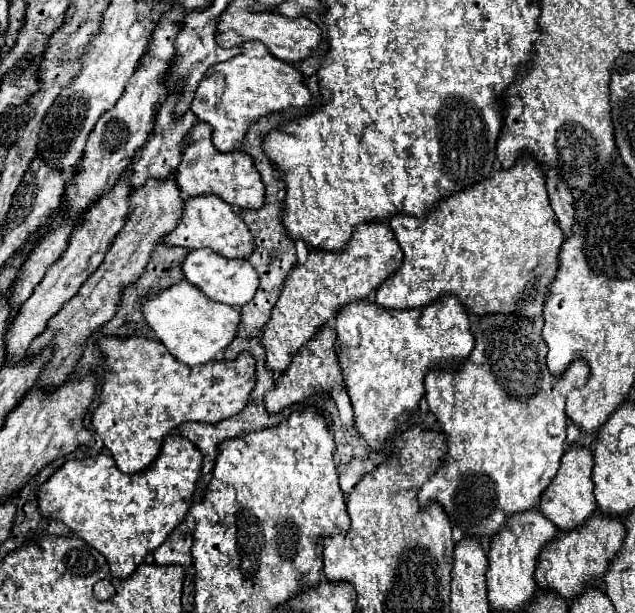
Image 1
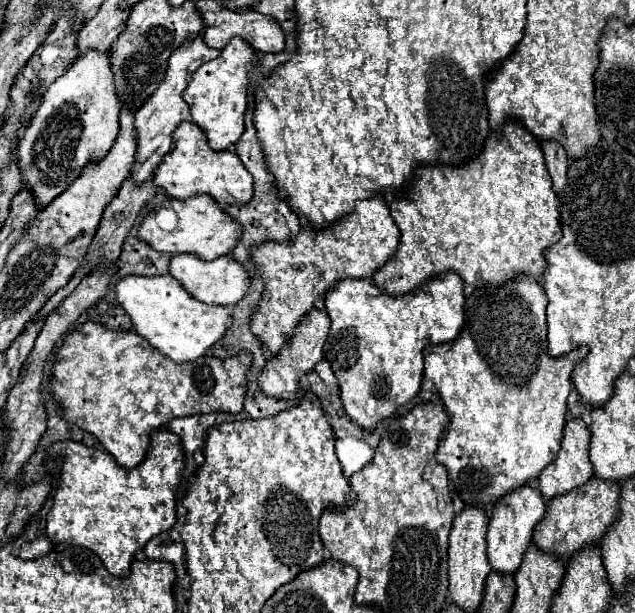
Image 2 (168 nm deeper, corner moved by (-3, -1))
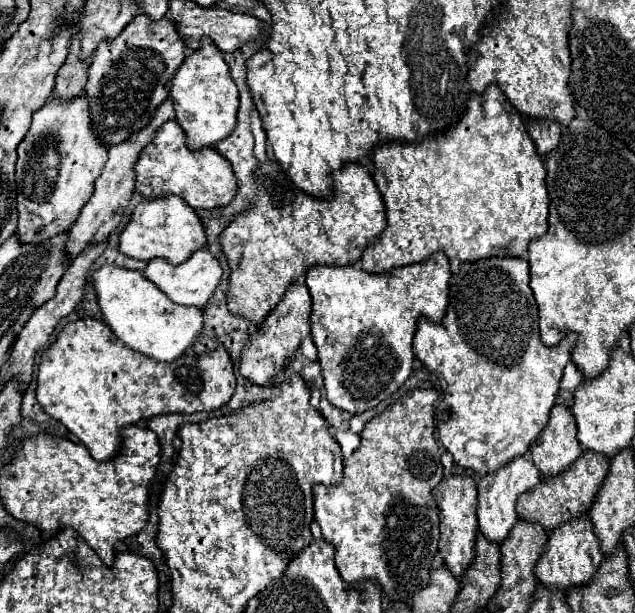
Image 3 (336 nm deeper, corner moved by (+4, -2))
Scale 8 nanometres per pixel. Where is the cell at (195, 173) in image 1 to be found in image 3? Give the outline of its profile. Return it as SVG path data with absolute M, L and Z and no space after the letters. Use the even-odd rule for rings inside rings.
M168 121L164 127L160 127L156 139L144 147L144 153L140 153L140 159L136 161L136 191L146 199L174 193L194 209L214 209L232 201L236 193L236 177L230 163L212 147L190 151L180 125L176 121Z

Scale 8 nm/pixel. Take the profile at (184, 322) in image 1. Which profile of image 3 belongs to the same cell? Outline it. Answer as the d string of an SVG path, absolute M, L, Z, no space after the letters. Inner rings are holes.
M104 265L92 273L96 299L104 321L114 335L130 349L156 359L174 361L184 355L198 339L204 319L196 307L172 303L156 285L152 285L140 271L130 271L118 265Z

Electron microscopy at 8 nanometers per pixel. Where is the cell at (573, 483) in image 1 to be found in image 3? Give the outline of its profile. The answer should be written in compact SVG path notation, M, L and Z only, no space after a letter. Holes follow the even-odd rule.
M554 405L548 427L530 447L530 457L542 477L552 477L568 469L582 453L576 439L576 421L566 405Z

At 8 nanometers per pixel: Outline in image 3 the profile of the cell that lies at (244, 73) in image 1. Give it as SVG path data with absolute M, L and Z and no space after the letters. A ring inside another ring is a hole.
M204 37L200 49L184 59L170 79L170 99L176 111L176 121L186 135L188 149L196 151L200 147L216 145L220 139L228 137L236 127L238 111L238 89L230 77L228 65L224 63L224 53L214 47L214 43Z

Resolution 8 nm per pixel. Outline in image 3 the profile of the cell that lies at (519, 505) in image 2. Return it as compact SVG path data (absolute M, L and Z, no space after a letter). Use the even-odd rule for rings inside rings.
M522 455L520 459L512 459L508 467L500 467L500 471L494 471L492 475L484 475L484 479L478 479L478 527L484 537L488 537L494 543L500 543L508 537L510 529L518 521L516 513L516 499L520 493L530 491L540 483L540 473L536 471L536 465L528 455Z

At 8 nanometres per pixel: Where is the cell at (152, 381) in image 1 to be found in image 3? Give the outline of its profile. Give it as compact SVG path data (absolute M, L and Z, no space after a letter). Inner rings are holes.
M84 317L68 323L60 331L58 339L42 353L36 399L48 415L60 421L72 435L78 437L82 445L86 445L94 459L108 461L120 451L120 427L134 425L162 413L214 411L228 403L228 399L234 395L234 387L236 377L232 371L232 361L222 347L204 355L184 353L172 363L162 363L130 351L126 345L120 343L120 339L114 337L112 329L104 321Z

